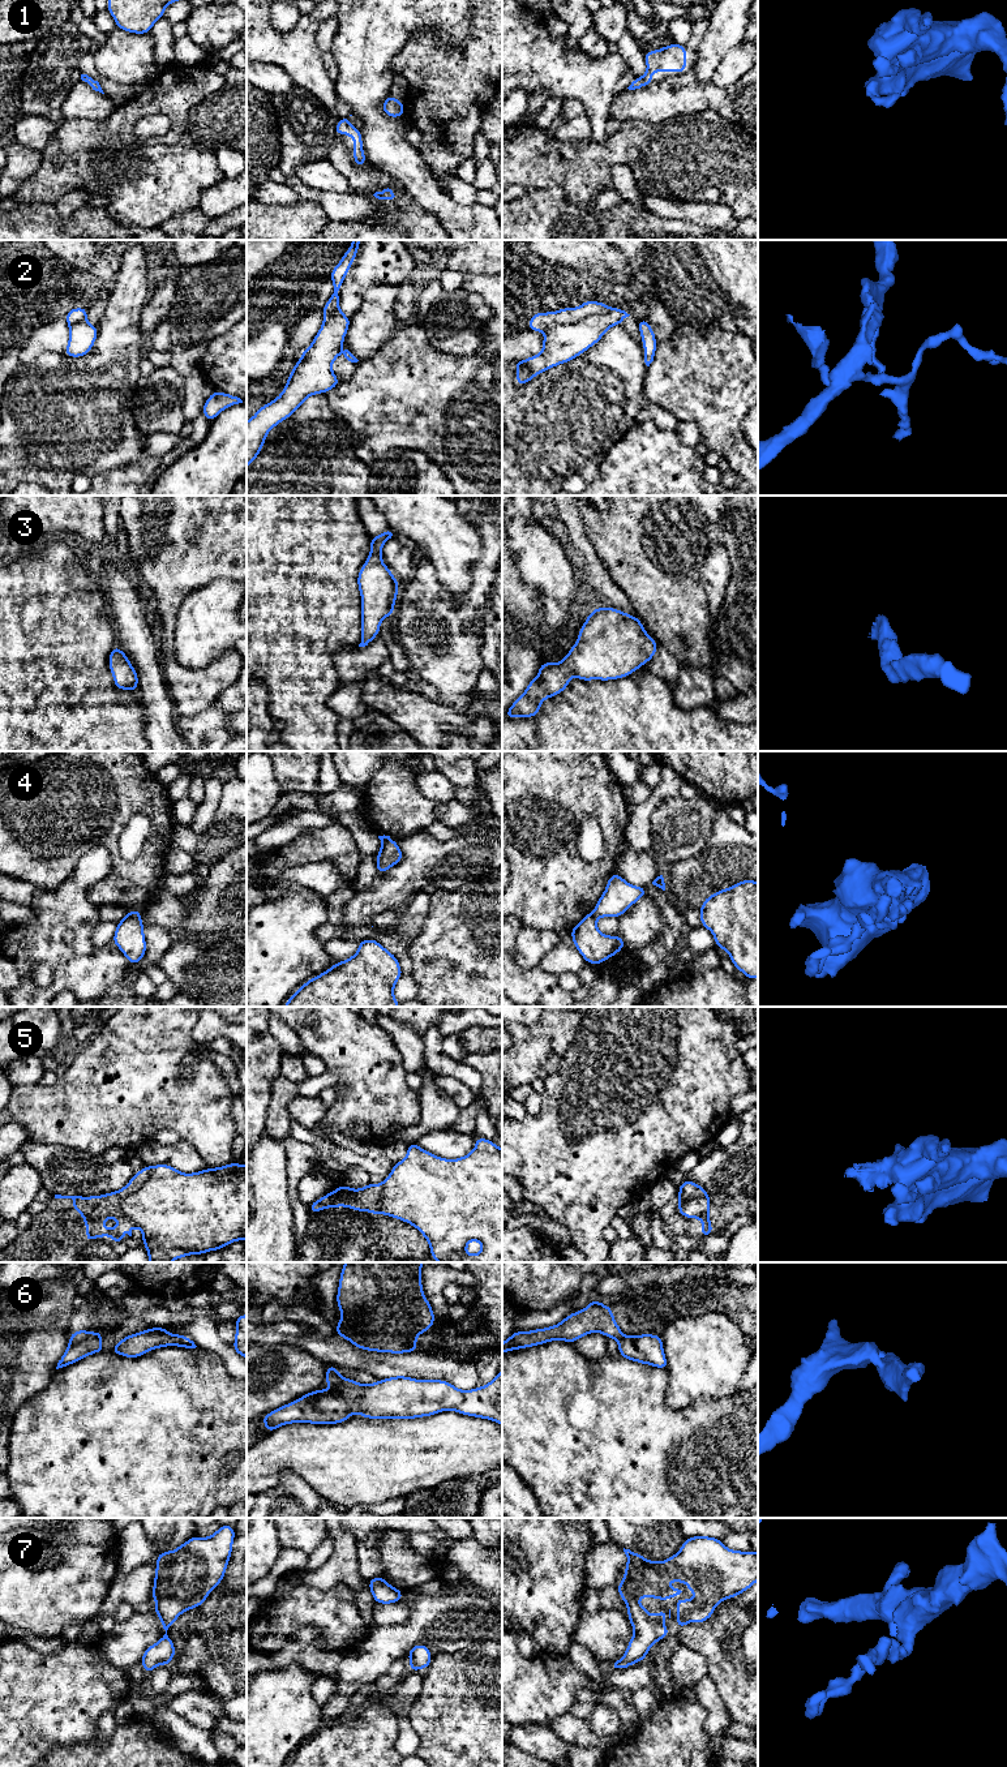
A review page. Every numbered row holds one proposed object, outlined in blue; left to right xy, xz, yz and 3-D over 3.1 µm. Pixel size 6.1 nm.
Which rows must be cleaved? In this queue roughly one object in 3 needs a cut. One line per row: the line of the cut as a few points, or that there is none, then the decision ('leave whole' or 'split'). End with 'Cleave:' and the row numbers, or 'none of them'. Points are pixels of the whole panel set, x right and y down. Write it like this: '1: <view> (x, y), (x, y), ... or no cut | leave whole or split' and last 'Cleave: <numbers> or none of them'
1: no cut | leave whole
2: yz (611, 308), (574, 322), (551, 324), (545, 329) | split
3: no cut | leave whole
4: yz (591, 913), (595, 920) | split
5: xy (153, 1166), (146, 1180), (120, 1202), (121, 1212), (133, 1225) | split
6: xy (99, 1337), (86, 1337), (71, 1343) | split
7: no cut | leave whole
Cleave: 2, 4, 5, 6

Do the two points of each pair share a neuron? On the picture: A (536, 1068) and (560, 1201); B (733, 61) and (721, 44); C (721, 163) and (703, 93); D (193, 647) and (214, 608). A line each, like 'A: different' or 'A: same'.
A: different
B: different
C: different
D: same

